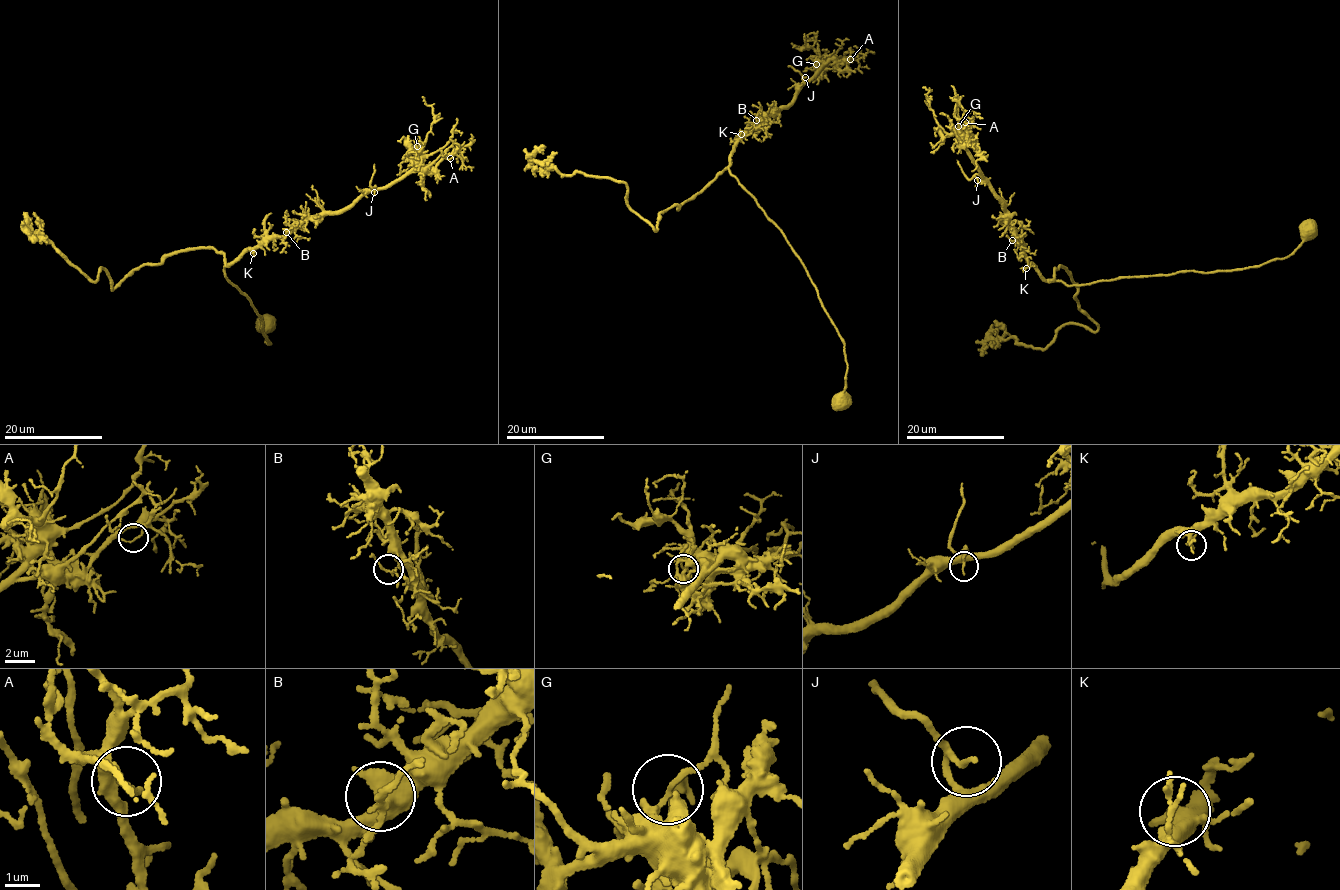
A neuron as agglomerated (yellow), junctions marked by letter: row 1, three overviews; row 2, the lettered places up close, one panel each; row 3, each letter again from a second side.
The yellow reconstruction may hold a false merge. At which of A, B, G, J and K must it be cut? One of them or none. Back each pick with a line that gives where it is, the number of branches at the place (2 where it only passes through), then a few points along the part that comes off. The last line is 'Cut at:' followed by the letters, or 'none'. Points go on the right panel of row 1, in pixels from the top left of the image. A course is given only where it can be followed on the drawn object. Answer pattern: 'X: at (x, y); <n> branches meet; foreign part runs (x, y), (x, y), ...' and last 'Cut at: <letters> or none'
G: at (958, 126); 3 branches meet; foreign part runs (958, 126), (966, 123), (967, 139), (963, 109), (949, 96)
Cut at: G

